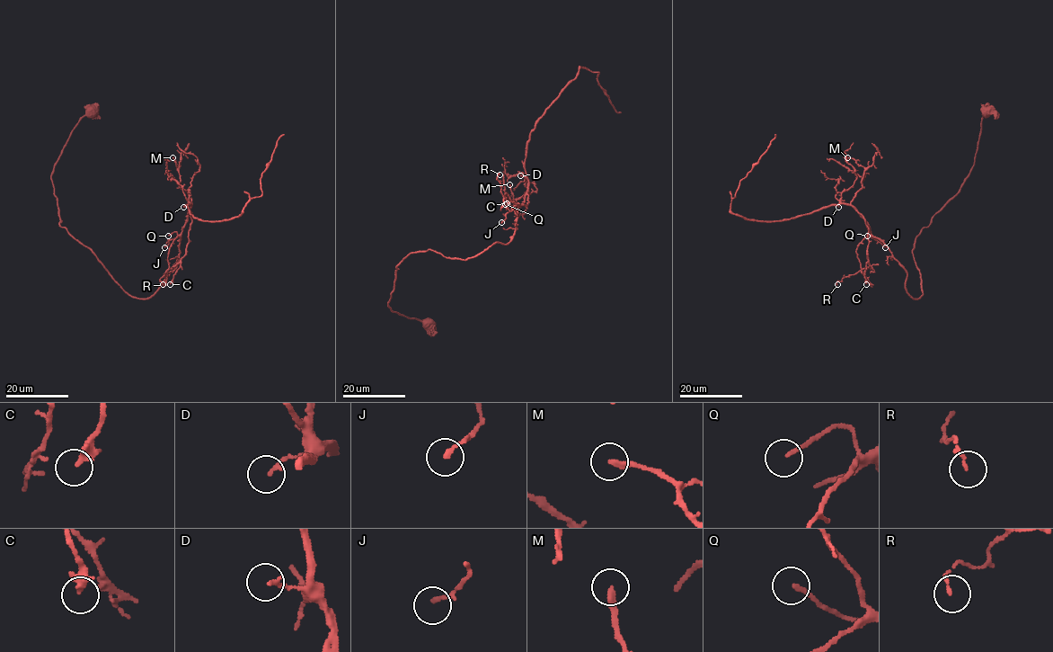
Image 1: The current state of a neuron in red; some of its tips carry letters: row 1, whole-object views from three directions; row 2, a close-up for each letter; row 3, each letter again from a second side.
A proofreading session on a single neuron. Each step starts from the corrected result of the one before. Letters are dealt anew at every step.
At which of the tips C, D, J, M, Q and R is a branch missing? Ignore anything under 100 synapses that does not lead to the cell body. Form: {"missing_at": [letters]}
{"missing_at": []}

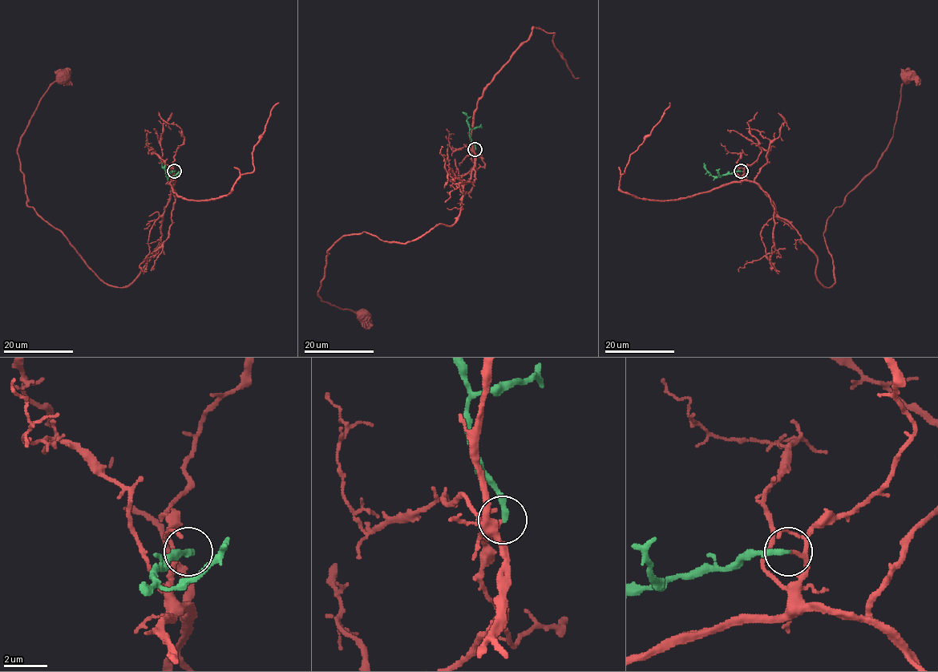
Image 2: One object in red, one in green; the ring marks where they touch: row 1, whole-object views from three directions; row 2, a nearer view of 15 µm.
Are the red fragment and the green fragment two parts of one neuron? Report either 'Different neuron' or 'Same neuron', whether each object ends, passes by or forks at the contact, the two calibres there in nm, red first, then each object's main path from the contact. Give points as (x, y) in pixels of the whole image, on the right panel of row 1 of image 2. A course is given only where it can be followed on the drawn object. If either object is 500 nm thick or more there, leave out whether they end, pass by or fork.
Same neuron. At the ring red passes by. At the ring green ends. Thickness 120 nm (red) against 280 nm. Course of red: (741, 171), (817, 257), (815, 277), (829, 287), (834, 274), (826, 220), (876, 165), (893, 135), (907, 76). Course of green: (741, 171), (714, 176), (704, 166), (704, 163)

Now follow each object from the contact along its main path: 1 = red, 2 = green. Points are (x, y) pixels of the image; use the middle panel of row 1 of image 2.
1: (475, 149), (452, 225), (438, 224), (397, 243), (362, 232), (329, 248), (317, 295), (362, 316)
2: (475, 149), (467, 116), (462, 112)

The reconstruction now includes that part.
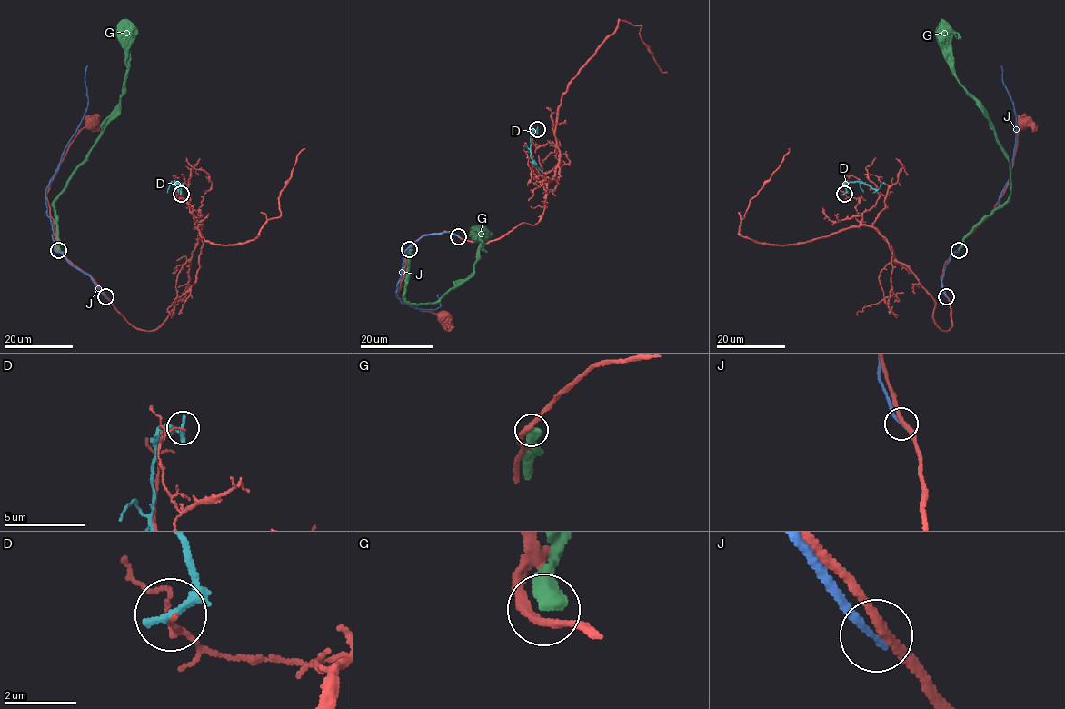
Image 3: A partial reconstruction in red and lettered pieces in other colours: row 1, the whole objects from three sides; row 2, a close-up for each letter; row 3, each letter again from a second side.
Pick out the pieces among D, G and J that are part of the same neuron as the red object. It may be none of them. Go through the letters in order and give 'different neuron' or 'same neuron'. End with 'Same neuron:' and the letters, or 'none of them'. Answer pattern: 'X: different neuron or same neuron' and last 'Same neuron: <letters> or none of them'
D: different neuron
G: different neuron
J: different neuron
Same neuron: none of them

